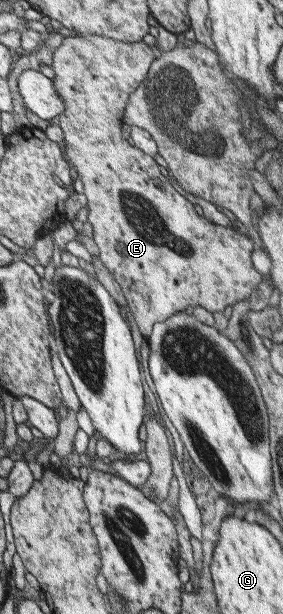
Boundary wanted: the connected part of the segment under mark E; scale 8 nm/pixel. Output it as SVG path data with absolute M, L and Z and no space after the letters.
M72 34L68 37L64 36L60 45L54 49L52 53L52 63L49 66L54 72L52 79L54 90L56 90L58 97L63 101L63 114L60 116L59 123L59 127L64 134L63 140L68 144L70 138L74 136L74 140L78 140L78 142L90 142L90 144L96 142L96 146L68 148L65 155L66 158L73 163L73 167L78 171L79 179L82 182L83 195L87 199L87 223L90 224L93 232L91 237L99 248L98 257L120 286L122 295L124 295L124 299L126 299L127 309L134 320L136 328L138 328L141 334L141 339L145 339L150 335L154 324L166 321L166 318L172 317L175 313L181 313L187 306L193 308L200 306L200 308L204 308L210 313L221 312L226 306L235 304L238 300L243 301L246 299L246 296L255 290L254 286L260 283L260 274L252 268L252 262L250 262L252 241L248 240L248 237L244 238L242 234L238 234L235 229L222 228L220 225L216 226L216 224L212 224L212 222L200 218L200 216L196 214L194 206L188 204L186 198L180 196L180 194L168 184L168 180L166 180L164 176L160 176L158 166L156 166L156 162L152 160L152 157L148 156L144 151L138 150L138 147L130 146L130 144L124 142L122 136L120 136L120 120L122 120L122 112L125 112L125 106L129 101L130 93L134 93L134 90L137 90L140 82L144 80L146 72L149 72L148 66L151 66L153 61L154 56L152 56L152 50L150 50L148 45L144 44L143 41L125 43L94 34L88 34L87 36Z

